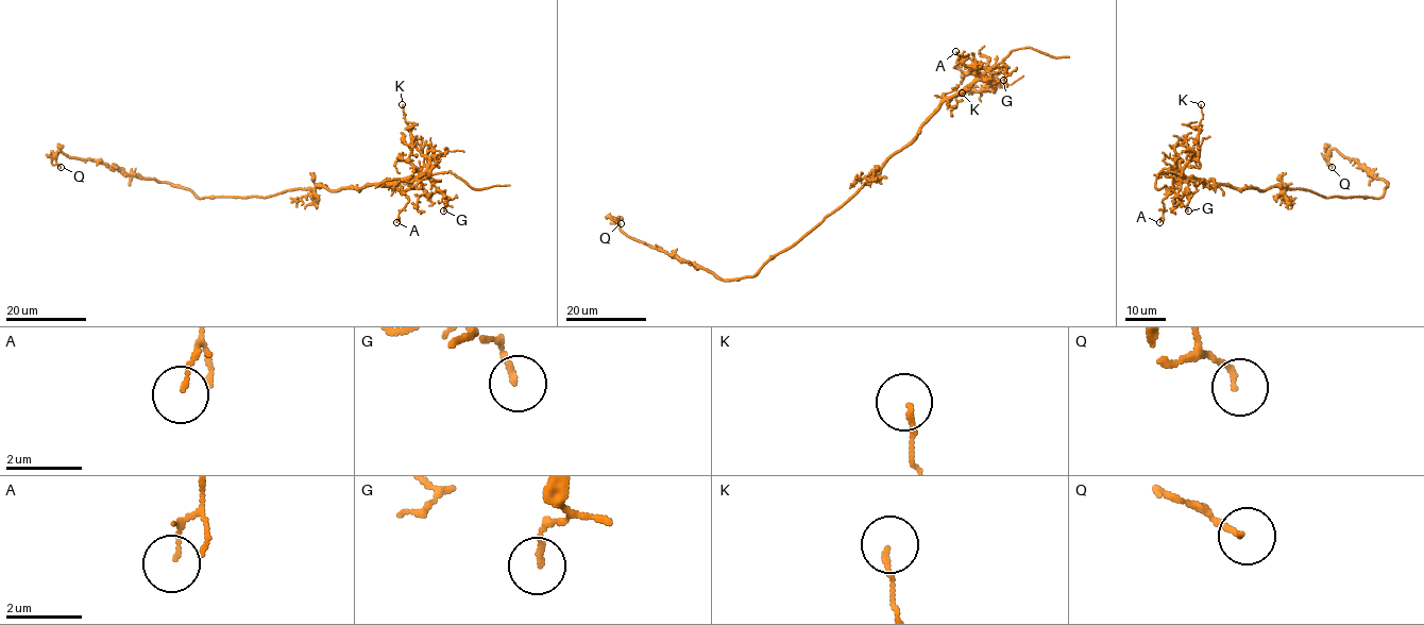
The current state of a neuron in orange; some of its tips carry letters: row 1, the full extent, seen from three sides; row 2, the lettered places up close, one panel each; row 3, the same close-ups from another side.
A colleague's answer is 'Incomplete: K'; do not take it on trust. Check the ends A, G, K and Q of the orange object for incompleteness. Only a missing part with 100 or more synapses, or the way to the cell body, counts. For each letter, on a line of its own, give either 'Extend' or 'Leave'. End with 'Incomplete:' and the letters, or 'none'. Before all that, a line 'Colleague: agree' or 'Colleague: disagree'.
Colleague: disagree
A: Leave
G: Leave
K: Leave
Q: Leave
Incomplete: none

